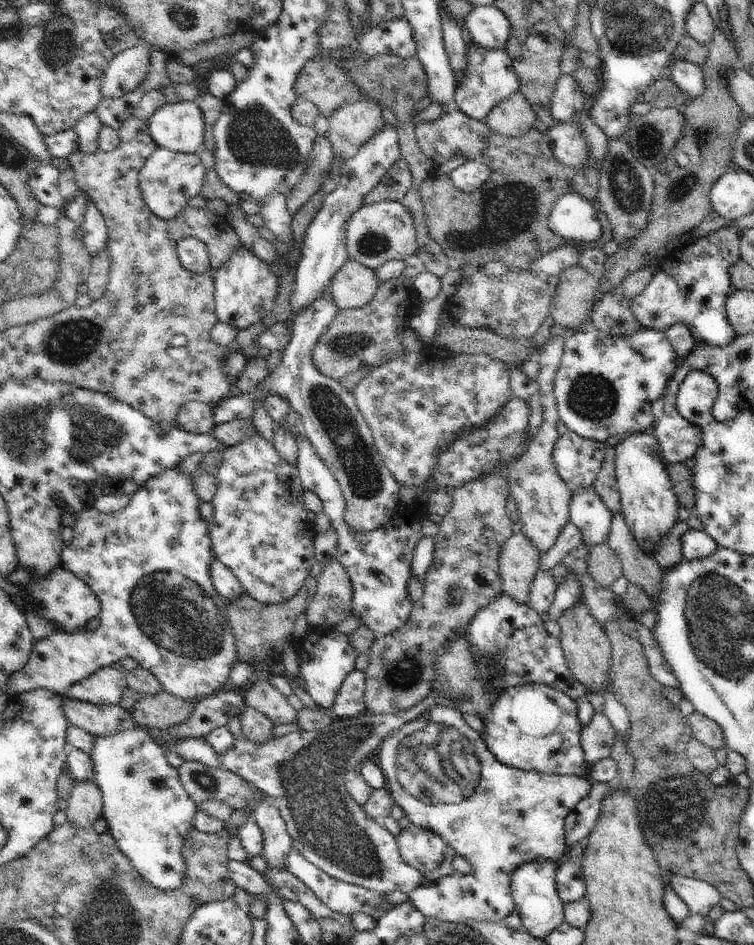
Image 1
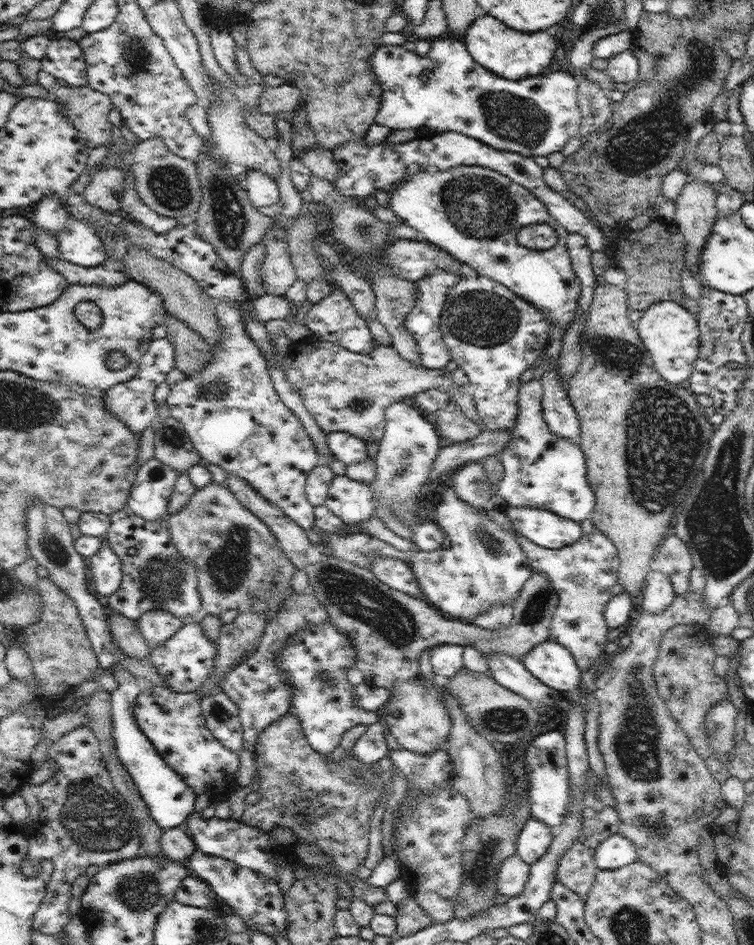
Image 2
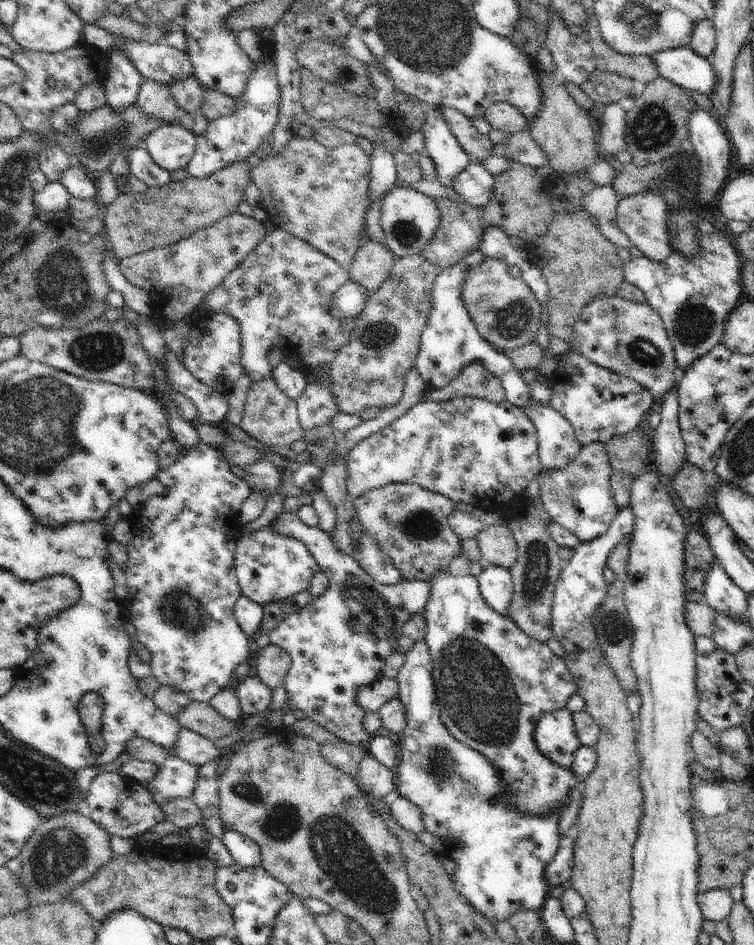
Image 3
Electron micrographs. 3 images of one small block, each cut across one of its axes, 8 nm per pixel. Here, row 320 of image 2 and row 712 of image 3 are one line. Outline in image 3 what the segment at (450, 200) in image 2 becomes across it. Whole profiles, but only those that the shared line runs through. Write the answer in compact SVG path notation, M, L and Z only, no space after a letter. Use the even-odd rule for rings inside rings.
M566 707L560 710L545 714L536 724L534 740L540 752L553 763L561 767L570 769L574 753L580 748L581 742L578 740L577 732L571 713Z

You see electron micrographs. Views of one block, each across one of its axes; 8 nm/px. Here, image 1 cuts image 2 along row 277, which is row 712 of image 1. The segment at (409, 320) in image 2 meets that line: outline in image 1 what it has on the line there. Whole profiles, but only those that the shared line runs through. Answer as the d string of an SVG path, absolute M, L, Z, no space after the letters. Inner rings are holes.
M438 704L424 712L424 715L414 718L396 731L388 732L381 742L378 762L387 780L386 788L396 805L405 812L406 818L414 826L438 834L454 848L456 855L462 856L472 866L472 872L462 874L453 870L451 875L439 878L432 885L424 884L414 888L408 894L409 901L427 919L439 922L465 925L470 922L501 923L516 911L510 888L512 872L518 866L534 860L550 860L560 864L568 855L570 849L566 844L565 818L578 806L580 800L590 794L592 781L588 777L540 774L502 764L488 750L481 734L474 731L456 709Z

